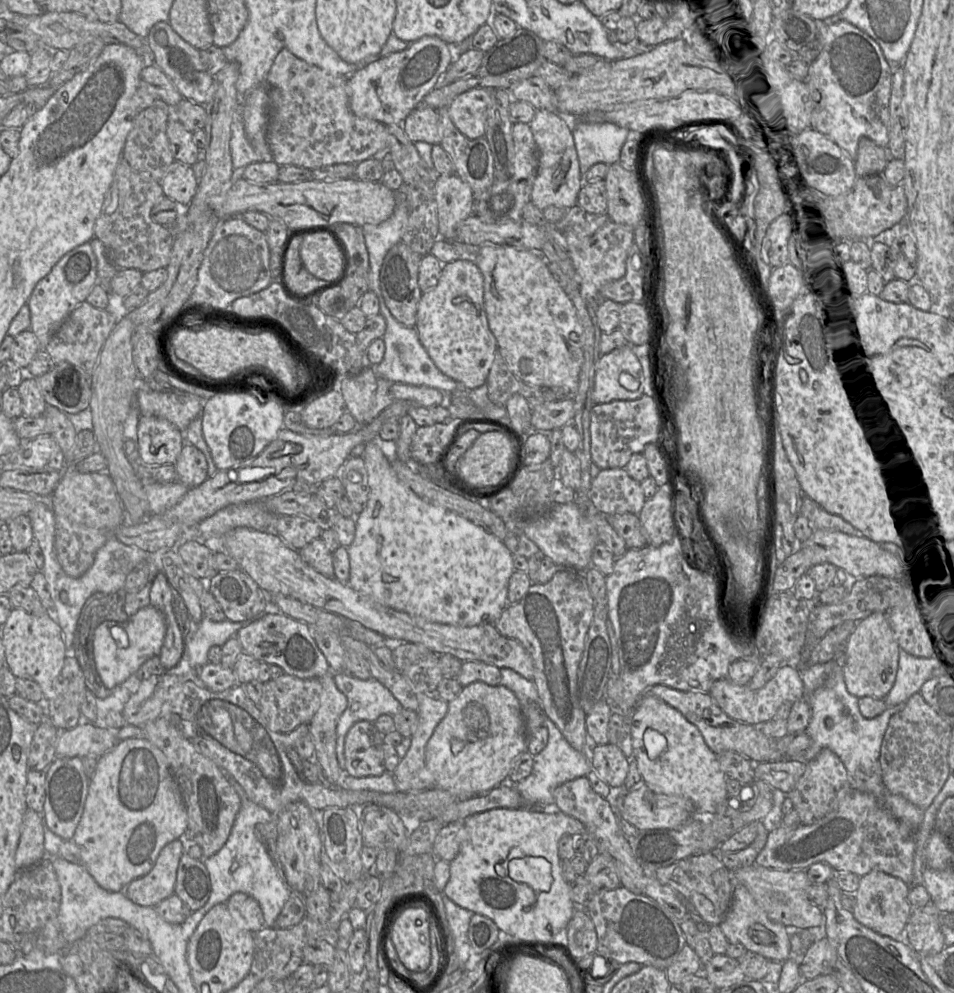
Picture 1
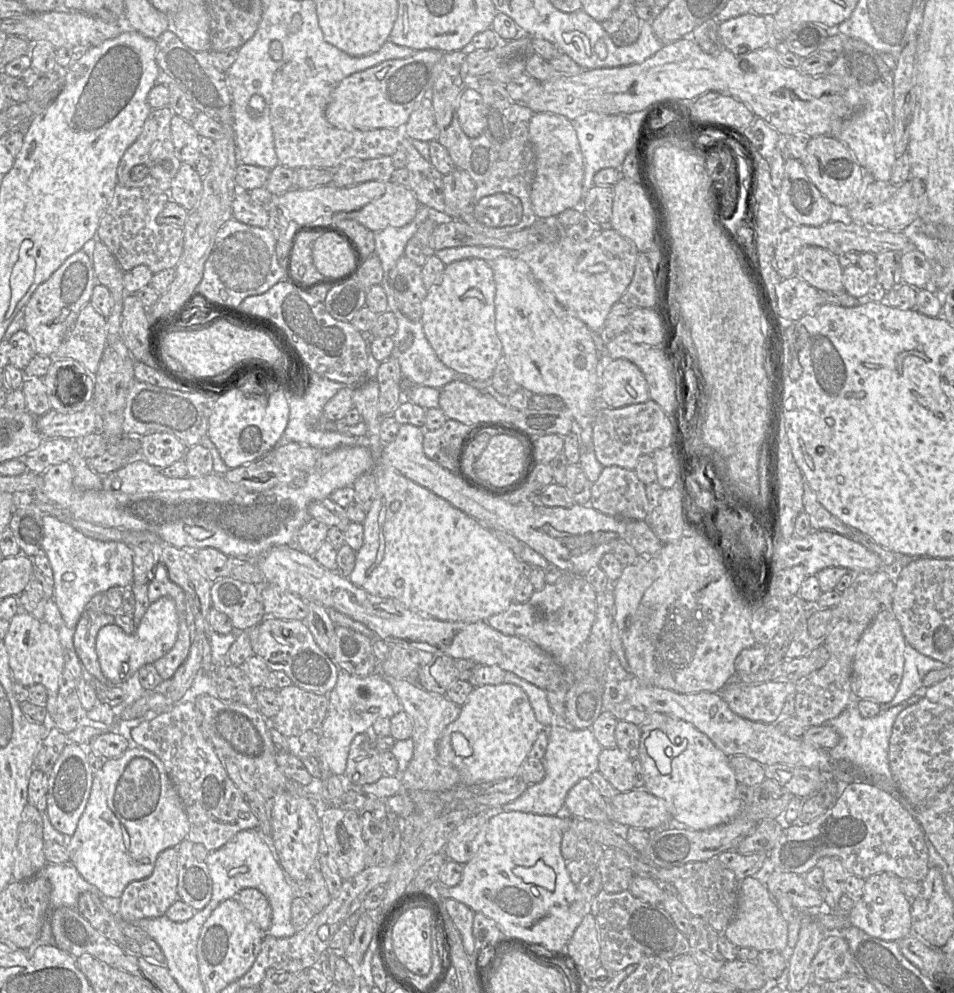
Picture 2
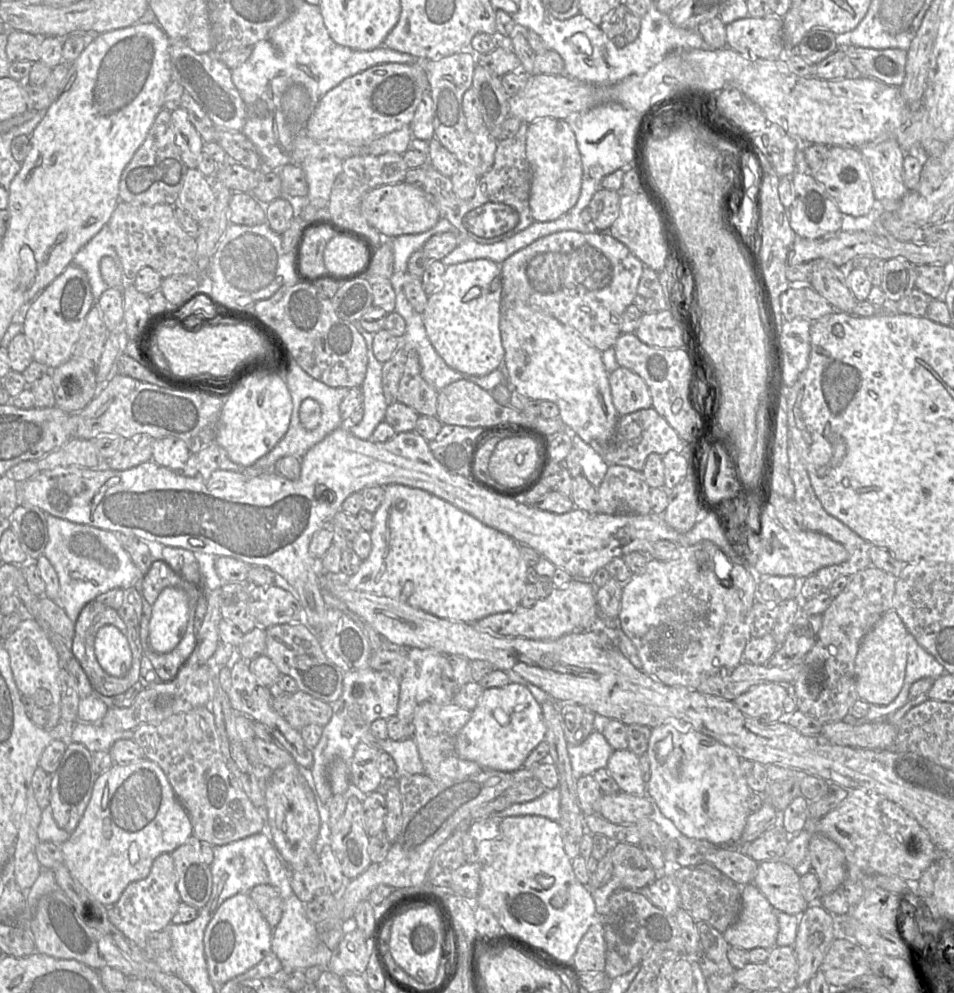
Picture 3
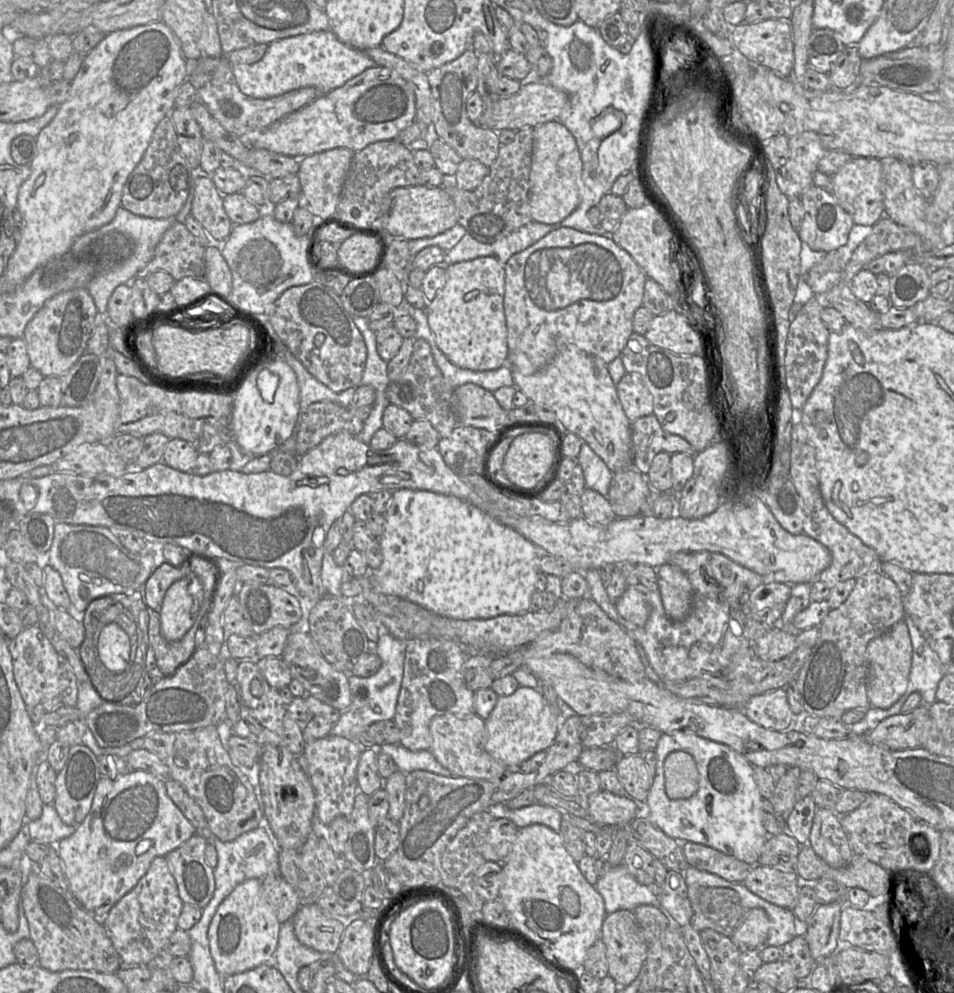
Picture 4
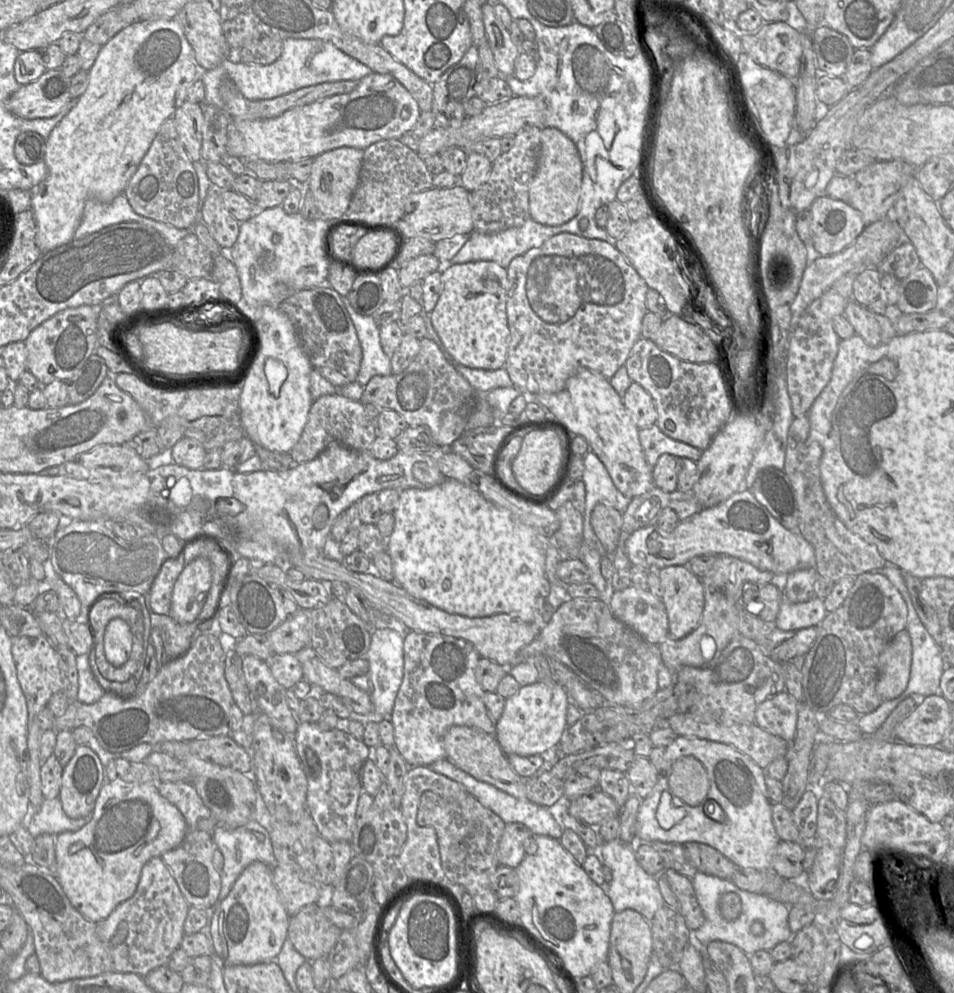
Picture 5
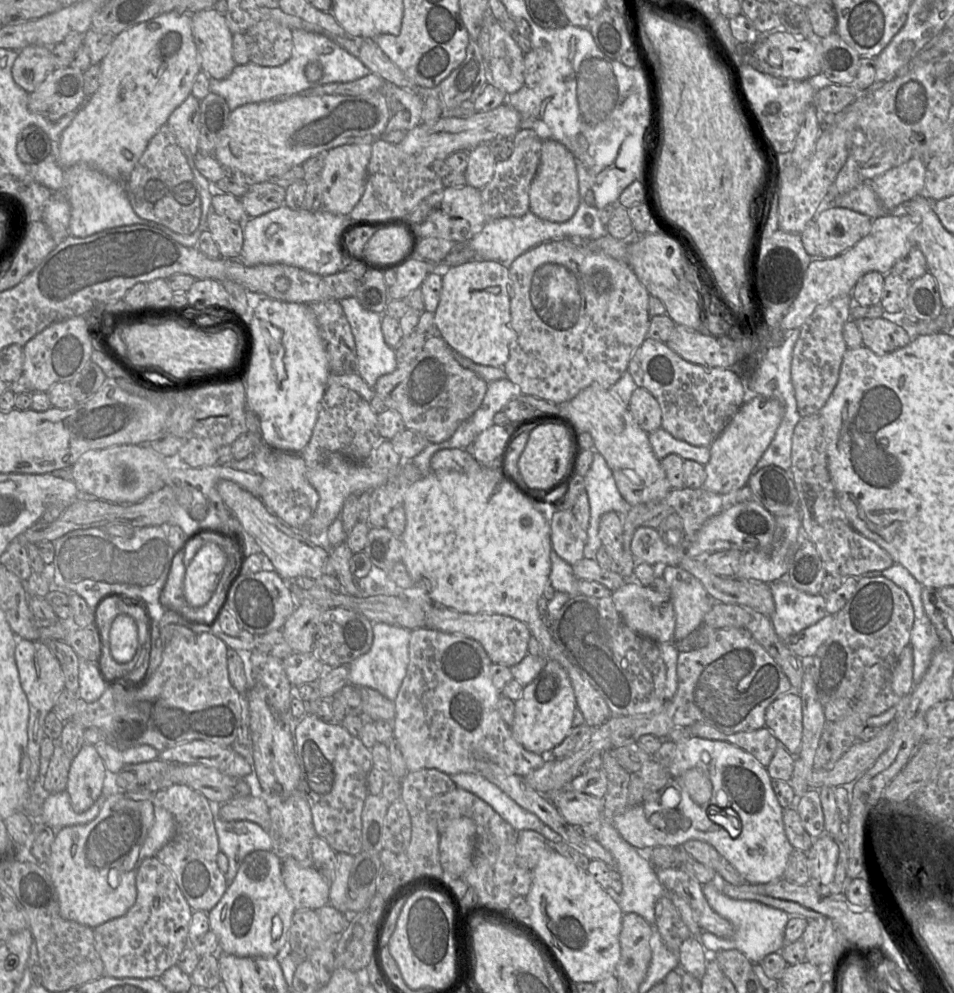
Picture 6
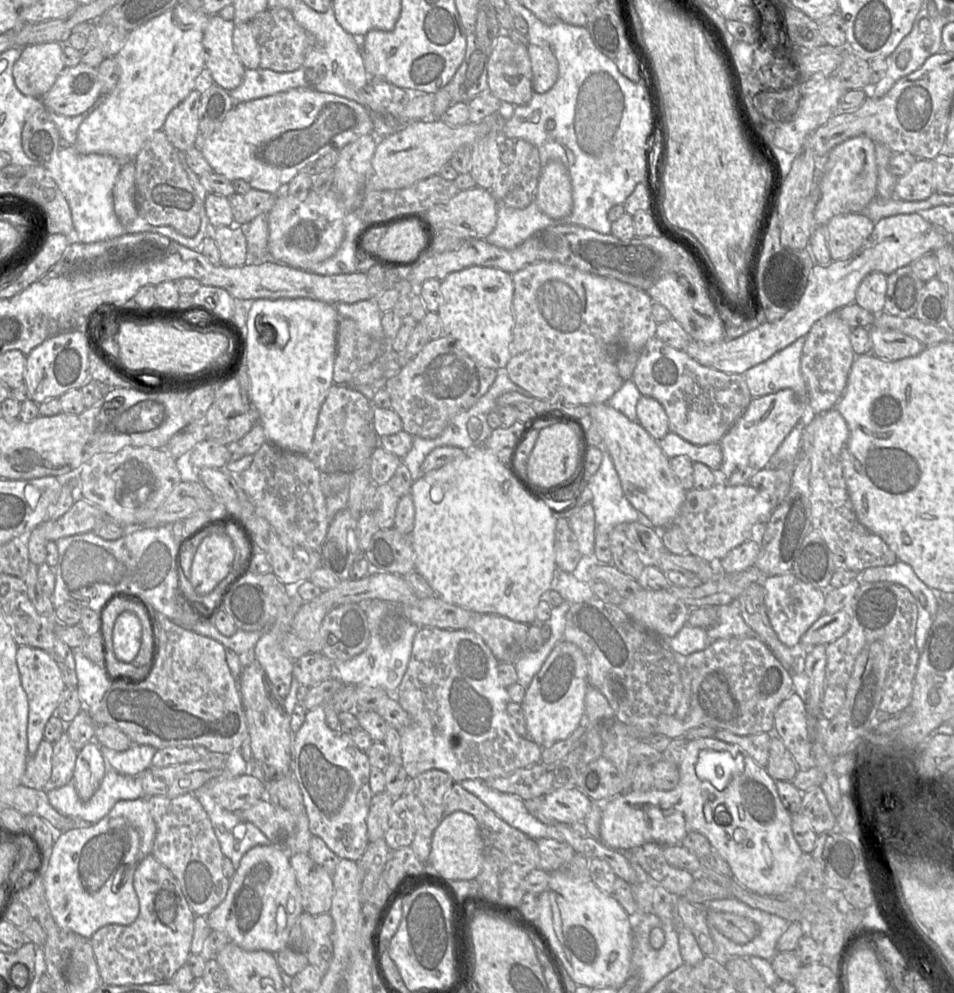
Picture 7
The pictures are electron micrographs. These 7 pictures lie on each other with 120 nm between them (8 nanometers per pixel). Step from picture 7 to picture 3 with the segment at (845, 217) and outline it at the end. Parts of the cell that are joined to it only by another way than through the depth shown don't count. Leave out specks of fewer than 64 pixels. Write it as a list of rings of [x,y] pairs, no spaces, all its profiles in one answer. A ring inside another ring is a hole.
[[[795,172],[792,176],[794,201],[788,211],[789,223],[797,237],[818,239],[842,228],[842,213],[822,184],[812,176]]]

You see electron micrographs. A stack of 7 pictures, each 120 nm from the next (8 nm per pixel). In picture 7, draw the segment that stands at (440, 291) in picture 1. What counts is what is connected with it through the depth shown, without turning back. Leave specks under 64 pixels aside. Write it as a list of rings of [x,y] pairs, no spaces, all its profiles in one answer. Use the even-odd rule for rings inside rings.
[[[470,266],[450,273],[441,281],[441,304],[437,312],[444,336],[453,338],[463,351],[482,365],[504,369],[510,360],[513,340],[513,294],[512,275],[501,269]]]

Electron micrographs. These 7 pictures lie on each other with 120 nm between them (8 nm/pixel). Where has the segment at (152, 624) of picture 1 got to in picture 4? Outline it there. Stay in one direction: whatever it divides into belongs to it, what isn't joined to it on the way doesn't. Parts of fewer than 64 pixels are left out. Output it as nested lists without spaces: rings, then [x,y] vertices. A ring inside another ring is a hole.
[[[194,573],[167,589],[160,614],[161,635],[168,642],[180,640],[194,624],[203,601],[203,588]],[[116,623],[105,625],[99,635],[97,654],[104,666],[113,673],[123,672],[130,661],[130,639]]]

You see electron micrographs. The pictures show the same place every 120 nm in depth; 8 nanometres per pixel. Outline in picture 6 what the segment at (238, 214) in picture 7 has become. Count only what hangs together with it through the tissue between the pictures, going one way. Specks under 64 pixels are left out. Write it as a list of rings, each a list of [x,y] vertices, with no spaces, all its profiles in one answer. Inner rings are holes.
[[[277,182],[251,183],[240,201],[248,218],[255,218],[283,206],[285,194],[286,187]]]

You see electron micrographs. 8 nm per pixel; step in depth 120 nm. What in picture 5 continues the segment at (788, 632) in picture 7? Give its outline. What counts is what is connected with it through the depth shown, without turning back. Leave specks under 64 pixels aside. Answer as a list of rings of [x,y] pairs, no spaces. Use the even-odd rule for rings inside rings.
[[[816,596],[800,603],[792,603],[783,598],[774,626],[783,631],[818,627],[827,613],[824,599]]]

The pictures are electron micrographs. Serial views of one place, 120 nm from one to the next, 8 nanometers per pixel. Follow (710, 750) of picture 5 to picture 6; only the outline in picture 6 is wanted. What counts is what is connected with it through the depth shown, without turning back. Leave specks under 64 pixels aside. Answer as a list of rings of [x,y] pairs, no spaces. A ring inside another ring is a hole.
[[[691,737],[676,743],[673,760],[668,768],[671,777],[666,785],[657,792],[646,792],[643,800],[617,815],[612,825],[621,837],[635,848],[650,850],[657,846],[680,847],[688,840],[700,840],[711,845],[721,857],[725,858],[749,884],[766,884],[783,878],[788,858],[793,846],[790,844],[784,829],[783,808],[780,806],[772,789],[772,779],[767,769],[748,752],[728,742]],[[689,769],[701,770],[712,783],[712,794],[709,801],[695,803],[688,792],[681,787],[681,776]],[[716,805],[726,812],[738,825],[739,834],[730,836],[720,825],[710,821],[707,808]]]

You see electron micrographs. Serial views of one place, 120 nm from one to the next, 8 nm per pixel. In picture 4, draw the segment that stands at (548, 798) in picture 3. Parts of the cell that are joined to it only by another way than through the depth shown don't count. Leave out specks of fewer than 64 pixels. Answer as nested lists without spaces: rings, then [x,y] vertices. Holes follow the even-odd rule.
[[[505,803],[490,806],[488,810],[495,818],[507,818],[518,828],[531,824],[543,824],[560,833],[561,813],[552,806],[534,803],[521,808],[511,809]]]

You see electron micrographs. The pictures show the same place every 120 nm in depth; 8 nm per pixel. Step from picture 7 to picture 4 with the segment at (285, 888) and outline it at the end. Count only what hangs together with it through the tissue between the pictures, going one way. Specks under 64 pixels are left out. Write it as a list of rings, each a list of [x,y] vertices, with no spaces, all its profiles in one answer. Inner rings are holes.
[[[262,879],[238,884],[218,906],[208,929],[208,940],[215,968],[222,977],[242,973],[273,960],[281,923],[264,898]]]

